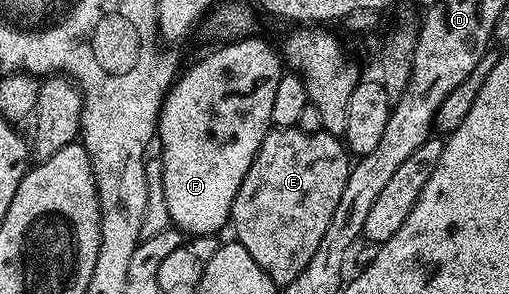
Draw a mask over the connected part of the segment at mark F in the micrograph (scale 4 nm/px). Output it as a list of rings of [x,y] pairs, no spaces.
[[[253,38],[235,39],[226,42],[224,45],[217,45],[217,48],[210,55],[203,56],[198,63],[193,64],[186,72],[184,70],[177,77],[165,97],[165,104],[161,107],[161,117],[157,121],[157,135],[159,136],[159,143],[161,139],[159,162],[163,173],[163,197],[167,197],[167,213],[170,224],[189,237],[216,236],[217,230],[224,223],[226,226],[230,222],[233,214],[233,202],[239,193],[239,185],[243,185],[243,177],[247,177],[247,169],[251,169],[251,161],[255,161],[255,153],[259,153],[259,145],[263,145],[266,133],[271,130],[271,105],[275,102],[275,89],[278,87],[283,74],[283,59],[278,48],[276,51],[267,40]]]

